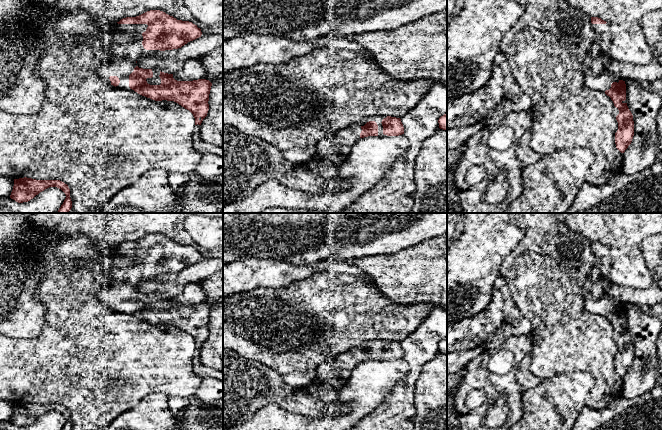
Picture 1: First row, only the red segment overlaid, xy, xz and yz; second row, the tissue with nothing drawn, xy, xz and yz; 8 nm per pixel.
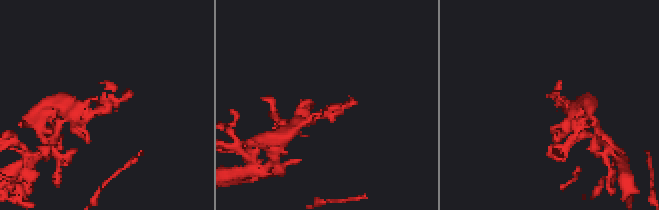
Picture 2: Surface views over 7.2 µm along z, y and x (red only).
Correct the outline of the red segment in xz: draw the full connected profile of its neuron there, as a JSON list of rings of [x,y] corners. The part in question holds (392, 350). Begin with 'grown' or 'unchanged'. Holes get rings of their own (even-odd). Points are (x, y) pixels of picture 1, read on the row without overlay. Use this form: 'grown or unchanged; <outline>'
grown; [[[370,340],[341,353],[336,358],[322,363],[316,370],[316,380],[335,389],[341,389],[349,380],[352,371],[368,360],[399,360],[404,358],[400,342]]]

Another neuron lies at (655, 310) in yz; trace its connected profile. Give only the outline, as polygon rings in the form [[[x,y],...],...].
[[[662,301],[652,306],[641,306],[641,311],[646,315],[655,317],[662,324]]]

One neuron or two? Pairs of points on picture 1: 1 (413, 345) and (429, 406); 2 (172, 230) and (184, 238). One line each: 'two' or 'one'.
1: two
2: one

